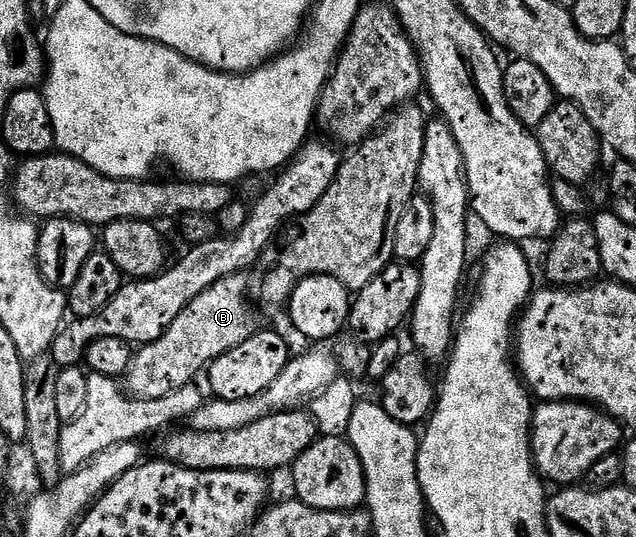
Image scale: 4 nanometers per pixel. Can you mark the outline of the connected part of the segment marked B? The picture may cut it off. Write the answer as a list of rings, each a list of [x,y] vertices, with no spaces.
[[[231,274],[194,296],[158,340],[143,343],[131,355],[126,371],[129,395],[156,398],[189,385],[199,370],[201,373],[215,358],[257,333],[258,326],[248,315],[248,298],[244,295],[248,286],[242,279],[240,274]]]

